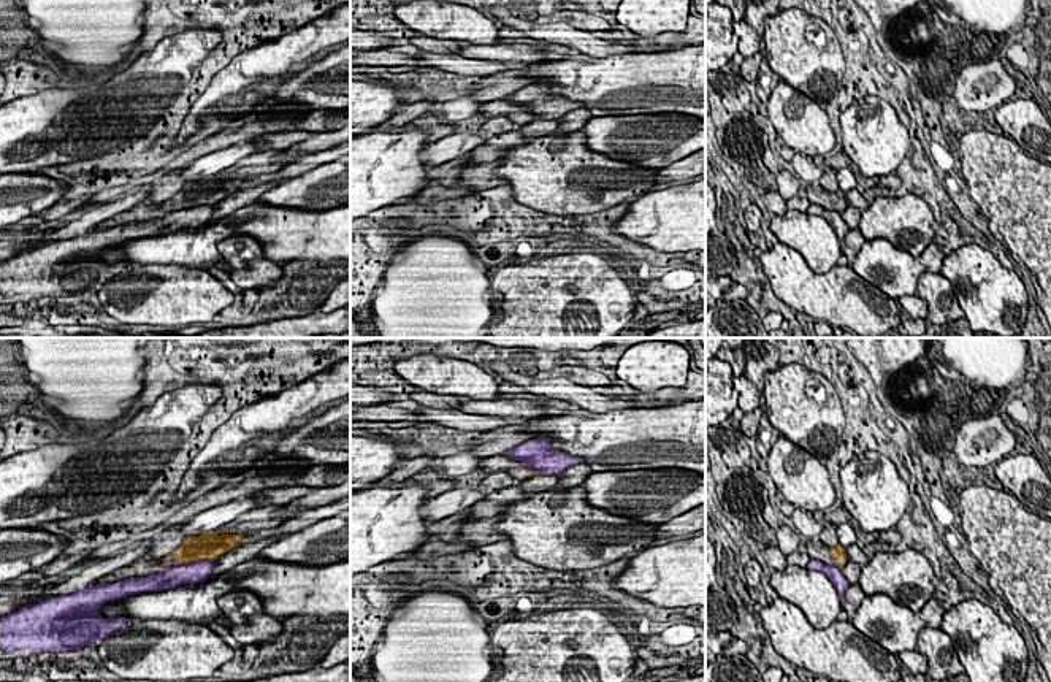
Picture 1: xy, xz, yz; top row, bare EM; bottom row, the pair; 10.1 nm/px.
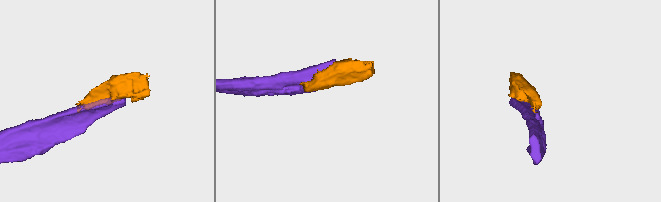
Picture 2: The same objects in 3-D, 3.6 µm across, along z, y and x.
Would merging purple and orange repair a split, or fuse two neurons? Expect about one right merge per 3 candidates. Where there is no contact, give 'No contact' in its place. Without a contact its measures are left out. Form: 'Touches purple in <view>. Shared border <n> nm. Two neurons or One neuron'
Touches purple in xy. Shared border 400 nm. Two neurons

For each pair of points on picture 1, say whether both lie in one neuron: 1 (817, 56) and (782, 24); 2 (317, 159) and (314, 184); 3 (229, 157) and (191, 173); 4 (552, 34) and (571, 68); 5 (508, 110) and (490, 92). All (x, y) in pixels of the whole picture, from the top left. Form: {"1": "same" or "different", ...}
{"1": "same", "2": "different", "3": "same", "4": "different", "5": "different"}

